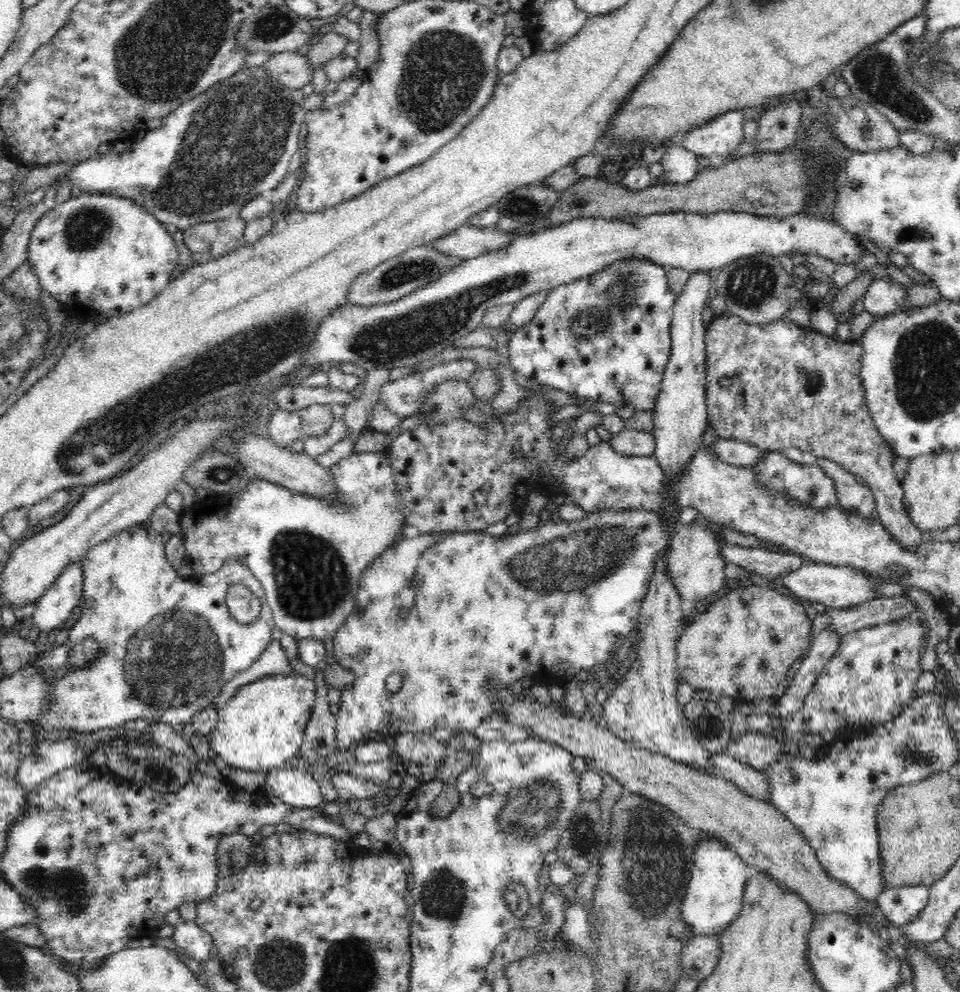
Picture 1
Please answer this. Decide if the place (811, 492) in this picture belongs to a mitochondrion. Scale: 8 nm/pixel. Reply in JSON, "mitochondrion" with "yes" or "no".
{"mitochondrion":"yes"}

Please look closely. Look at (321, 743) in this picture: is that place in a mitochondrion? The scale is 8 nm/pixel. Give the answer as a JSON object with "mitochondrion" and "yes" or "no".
{"mitochondrion":"no"}

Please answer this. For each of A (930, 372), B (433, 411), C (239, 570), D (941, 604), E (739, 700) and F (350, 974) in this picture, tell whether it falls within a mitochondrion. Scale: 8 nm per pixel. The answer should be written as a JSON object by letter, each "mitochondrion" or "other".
{"A":"mitochondrion","B":"mitochondrion","C":"other","D":"other","E":"other","F":"mitochondrion"}

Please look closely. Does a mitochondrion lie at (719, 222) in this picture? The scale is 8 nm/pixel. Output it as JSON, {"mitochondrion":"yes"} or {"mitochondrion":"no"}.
{"mitochondrion":"no"}

